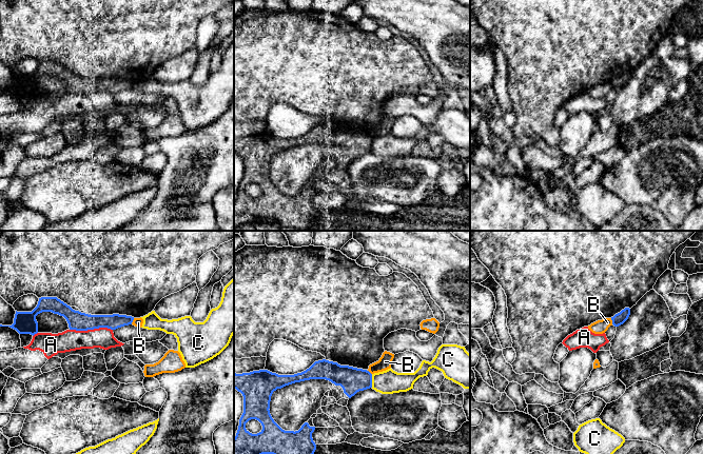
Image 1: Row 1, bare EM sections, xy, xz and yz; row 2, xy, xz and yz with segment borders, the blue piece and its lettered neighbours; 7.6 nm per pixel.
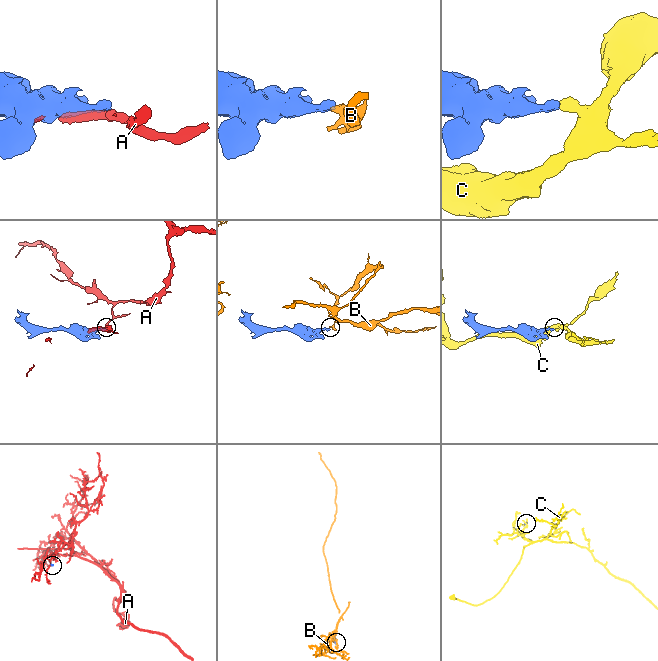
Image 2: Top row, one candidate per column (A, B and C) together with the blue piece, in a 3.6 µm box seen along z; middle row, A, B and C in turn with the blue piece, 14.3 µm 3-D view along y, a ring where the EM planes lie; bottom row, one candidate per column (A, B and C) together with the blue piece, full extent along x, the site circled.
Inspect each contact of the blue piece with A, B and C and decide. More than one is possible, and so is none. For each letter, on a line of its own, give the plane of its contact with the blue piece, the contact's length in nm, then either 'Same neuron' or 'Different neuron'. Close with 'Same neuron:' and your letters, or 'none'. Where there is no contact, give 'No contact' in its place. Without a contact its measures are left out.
A: Touches blue in xy. Shared border 320 nm. Different neuron
B: Touches blue in xy. Shared border 50 nm. Different neuron
C: Touches blue in xz. Shared border 100 nm. Different neuron
Same neuron: none

